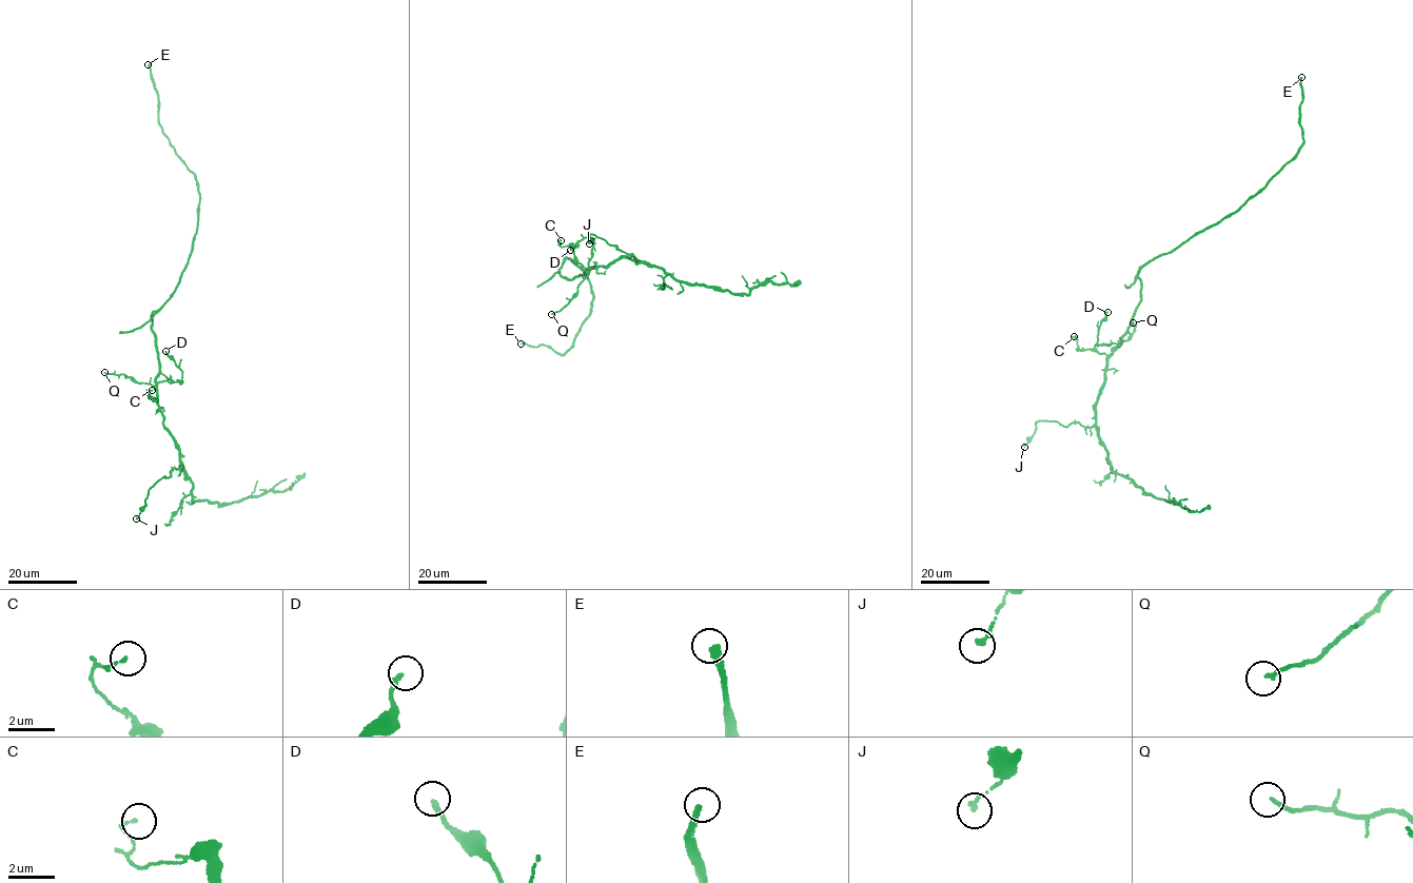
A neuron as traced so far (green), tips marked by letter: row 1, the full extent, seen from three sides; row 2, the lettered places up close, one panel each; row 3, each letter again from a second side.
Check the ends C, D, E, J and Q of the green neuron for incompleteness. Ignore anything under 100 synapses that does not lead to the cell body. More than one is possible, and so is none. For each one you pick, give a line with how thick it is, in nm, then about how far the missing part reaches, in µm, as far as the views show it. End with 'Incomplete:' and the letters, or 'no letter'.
E: calibre 280 nm; missing 250 µm
Incomplete: E

